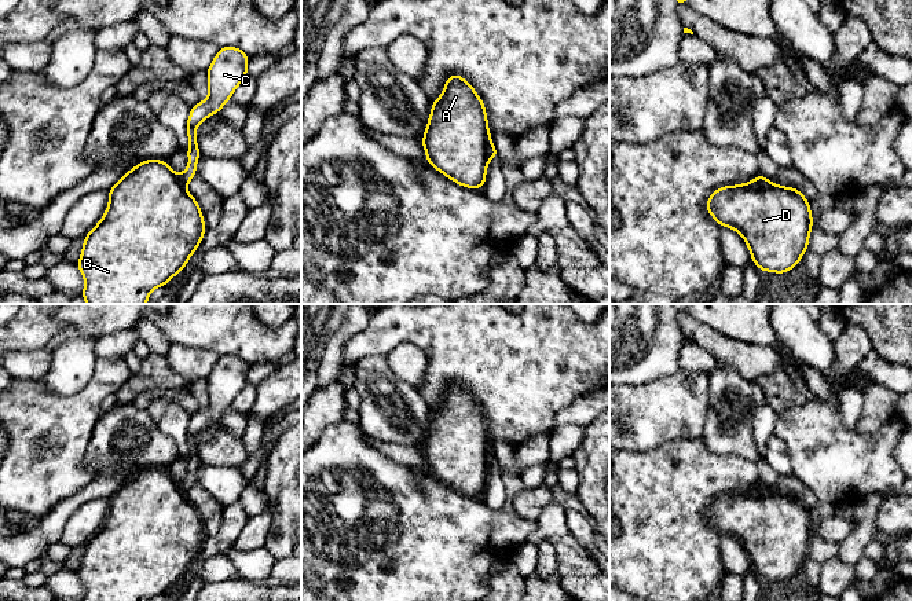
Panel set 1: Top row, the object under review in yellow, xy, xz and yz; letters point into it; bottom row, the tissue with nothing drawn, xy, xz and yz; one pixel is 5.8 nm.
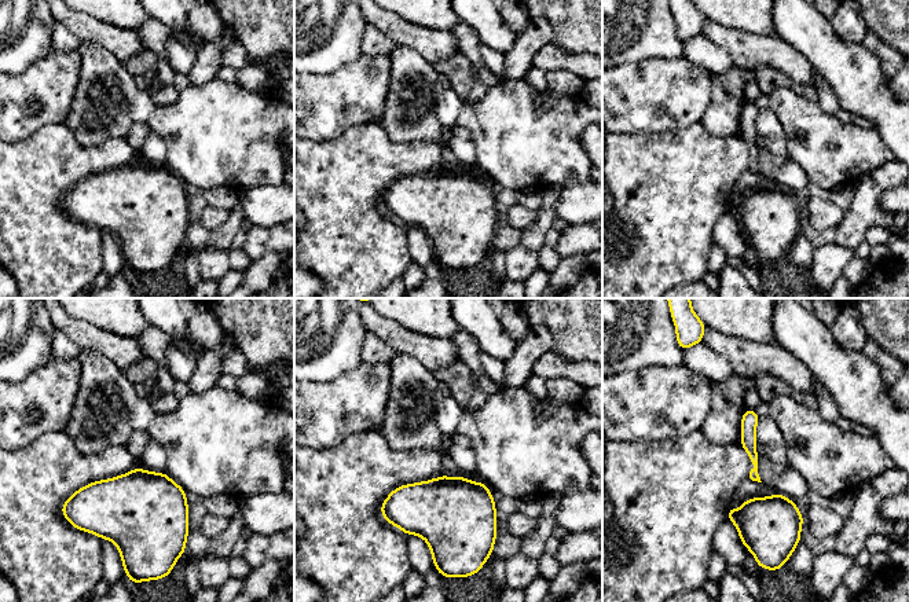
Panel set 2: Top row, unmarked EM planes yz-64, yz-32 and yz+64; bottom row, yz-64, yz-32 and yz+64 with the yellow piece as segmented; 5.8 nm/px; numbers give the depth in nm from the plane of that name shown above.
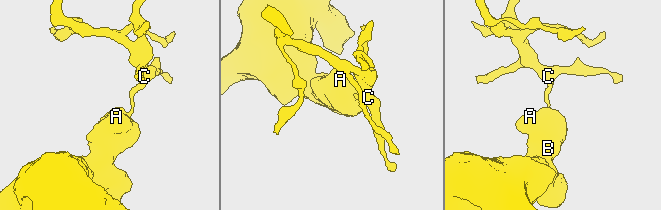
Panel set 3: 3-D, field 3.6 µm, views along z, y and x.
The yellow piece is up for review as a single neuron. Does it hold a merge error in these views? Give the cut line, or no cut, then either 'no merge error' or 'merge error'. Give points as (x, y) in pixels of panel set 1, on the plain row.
cut xz (490, 450), (489, 465); merge error

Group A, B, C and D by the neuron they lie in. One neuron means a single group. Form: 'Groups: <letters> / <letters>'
Groups: A B D / C

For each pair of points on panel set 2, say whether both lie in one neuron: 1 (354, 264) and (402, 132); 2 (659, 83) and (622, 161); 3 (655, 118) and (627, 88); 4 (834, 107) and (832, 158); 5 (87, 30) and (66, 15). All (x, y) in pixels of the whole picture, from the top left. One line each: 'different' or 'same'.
1: different
2: different
3: same
4: different
5: same

